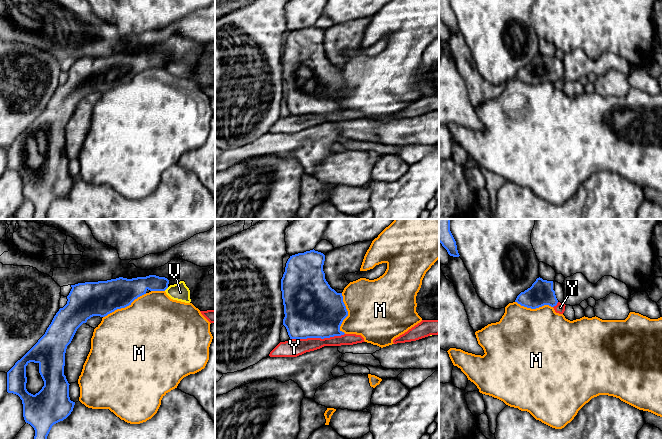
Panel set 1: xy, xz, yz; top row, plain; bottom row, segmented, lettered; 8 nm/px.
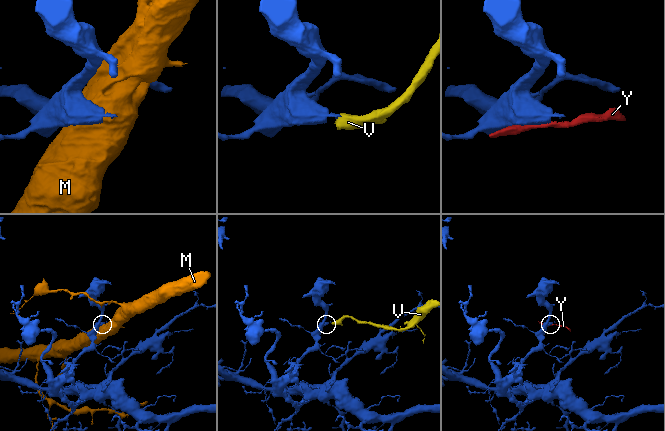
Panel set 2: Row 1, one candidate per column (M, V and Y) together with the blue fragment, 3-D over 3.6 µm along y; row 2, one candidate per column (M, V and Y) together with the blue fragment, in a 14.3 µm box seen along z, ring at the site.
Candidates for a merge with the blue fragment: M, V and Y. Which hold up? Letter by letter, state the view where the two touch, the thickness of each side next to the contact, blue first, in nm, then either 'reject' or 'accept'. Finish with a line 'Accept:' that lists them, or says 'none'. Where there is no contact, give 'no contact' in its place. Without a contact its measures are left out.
M: xy | 280/500 nm | reject
V: xy | 160/140 nm | reject
Y: xz | 460/140 nm | reject
Accept: none

